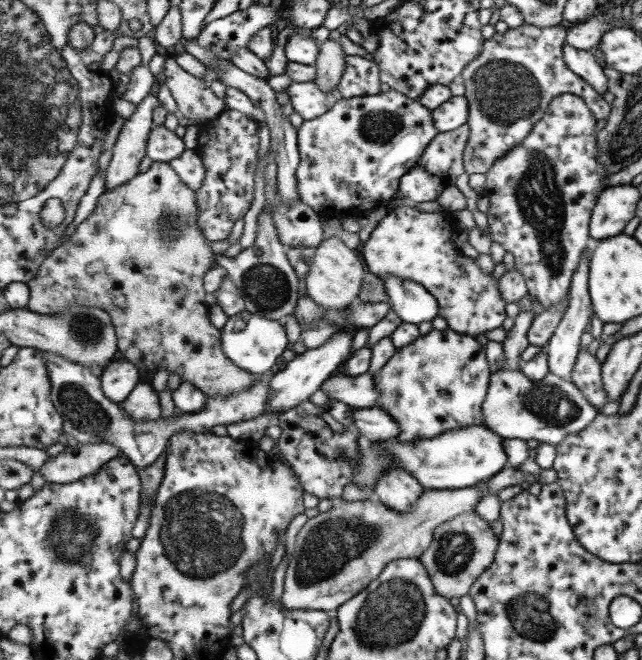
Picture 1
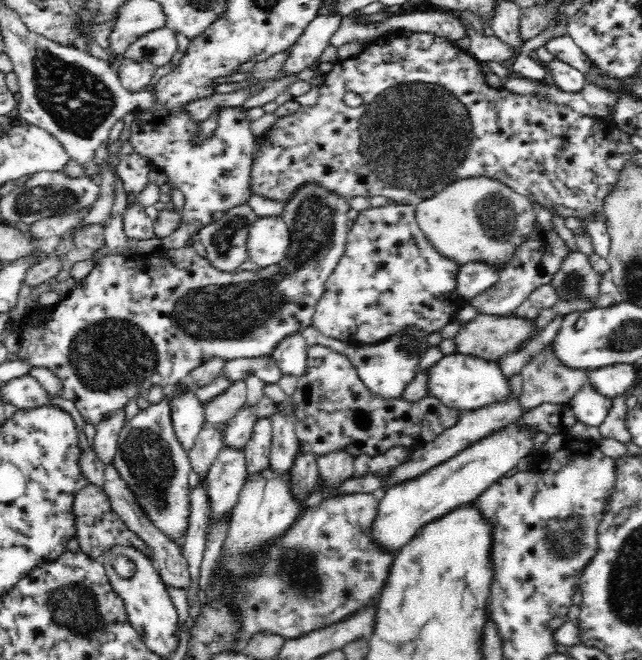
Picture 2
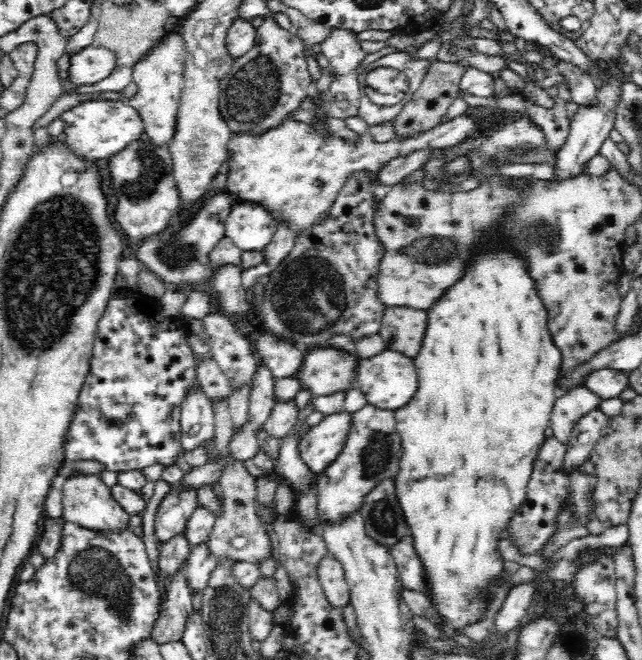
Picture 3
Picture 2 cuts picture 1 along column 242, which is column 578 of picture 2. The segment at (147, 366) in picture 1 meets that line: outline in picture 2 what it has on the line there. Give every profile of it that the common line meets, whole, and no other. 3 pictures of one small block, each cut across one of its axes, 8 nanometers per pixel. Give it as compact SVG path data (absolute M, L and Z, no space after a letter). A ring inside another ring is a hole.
M555 343L544 346L538 354L534 354L532 358L524 366L522 366L522 390L518 396L518 399L522 401L522 404L527 411L530 411L544 403L552 404L565 404L571 398L574 398L576 394L583 389L583 386L589 384L588 382L588 369L571 367L562 362L555 352Z

